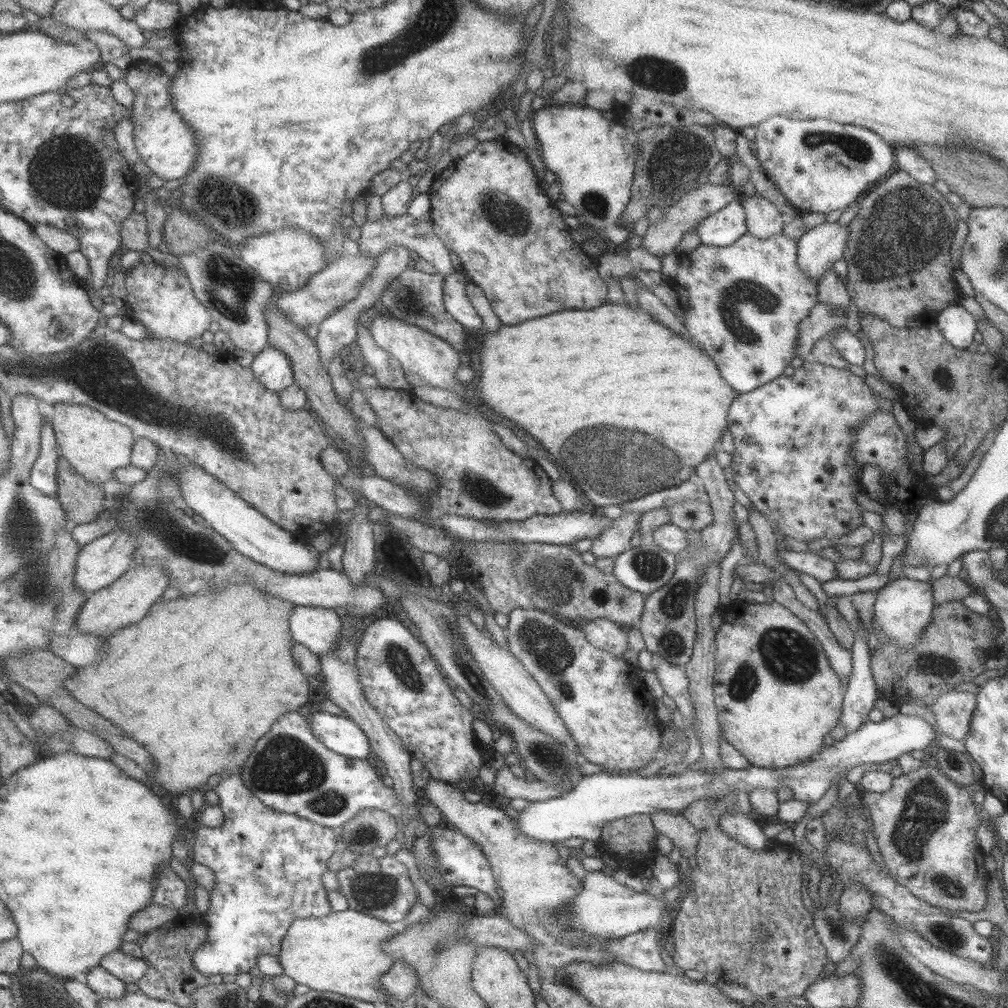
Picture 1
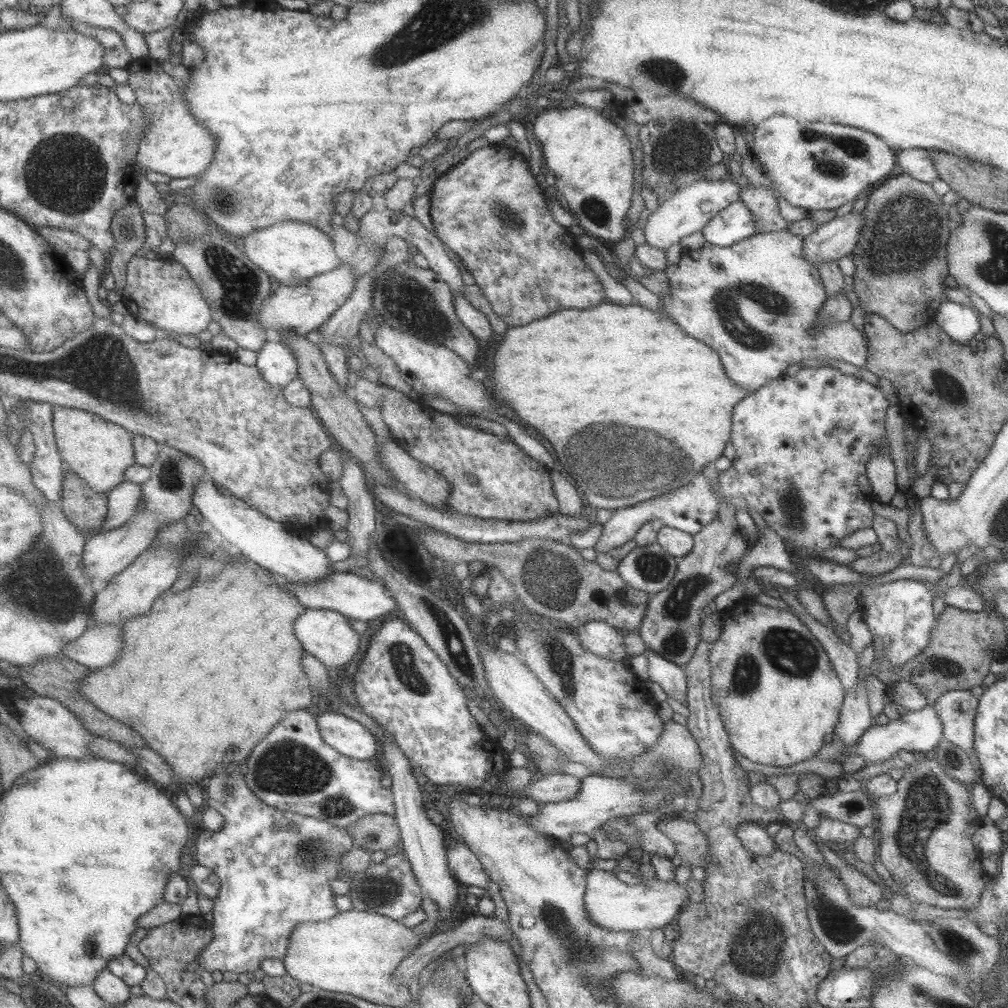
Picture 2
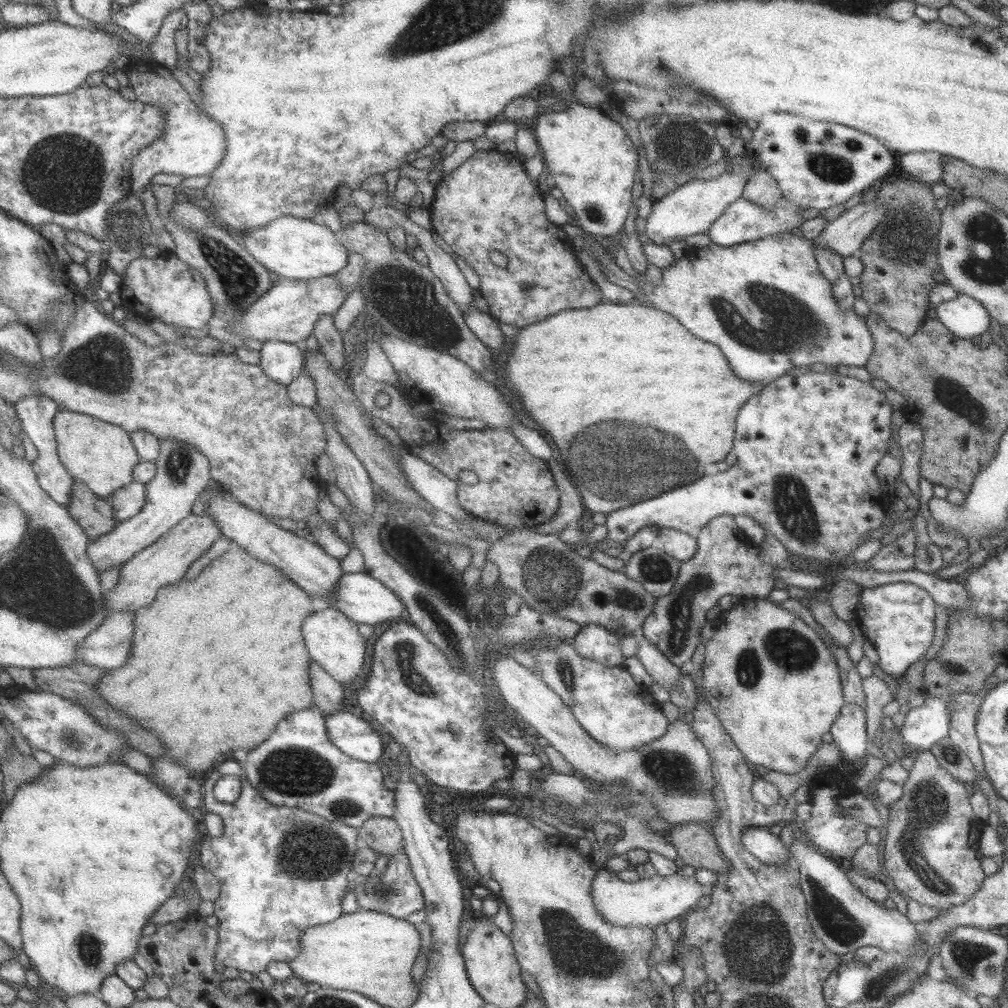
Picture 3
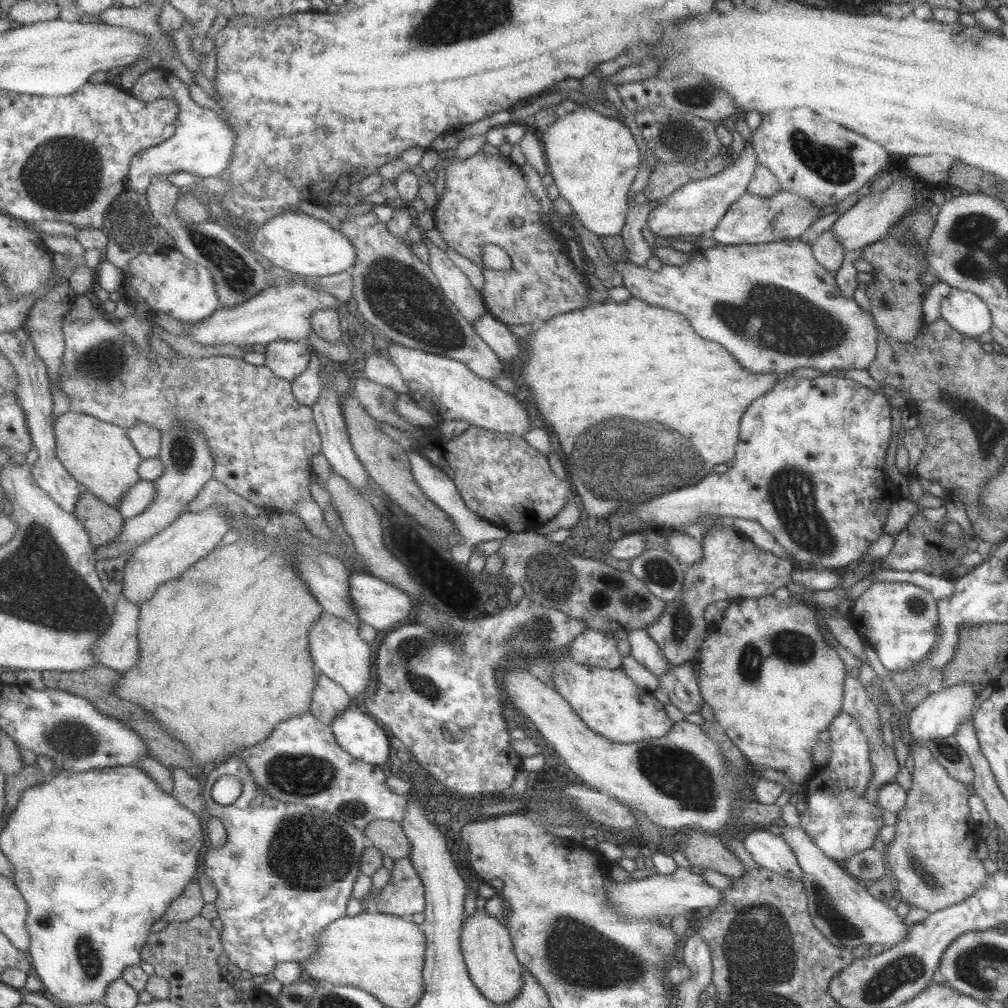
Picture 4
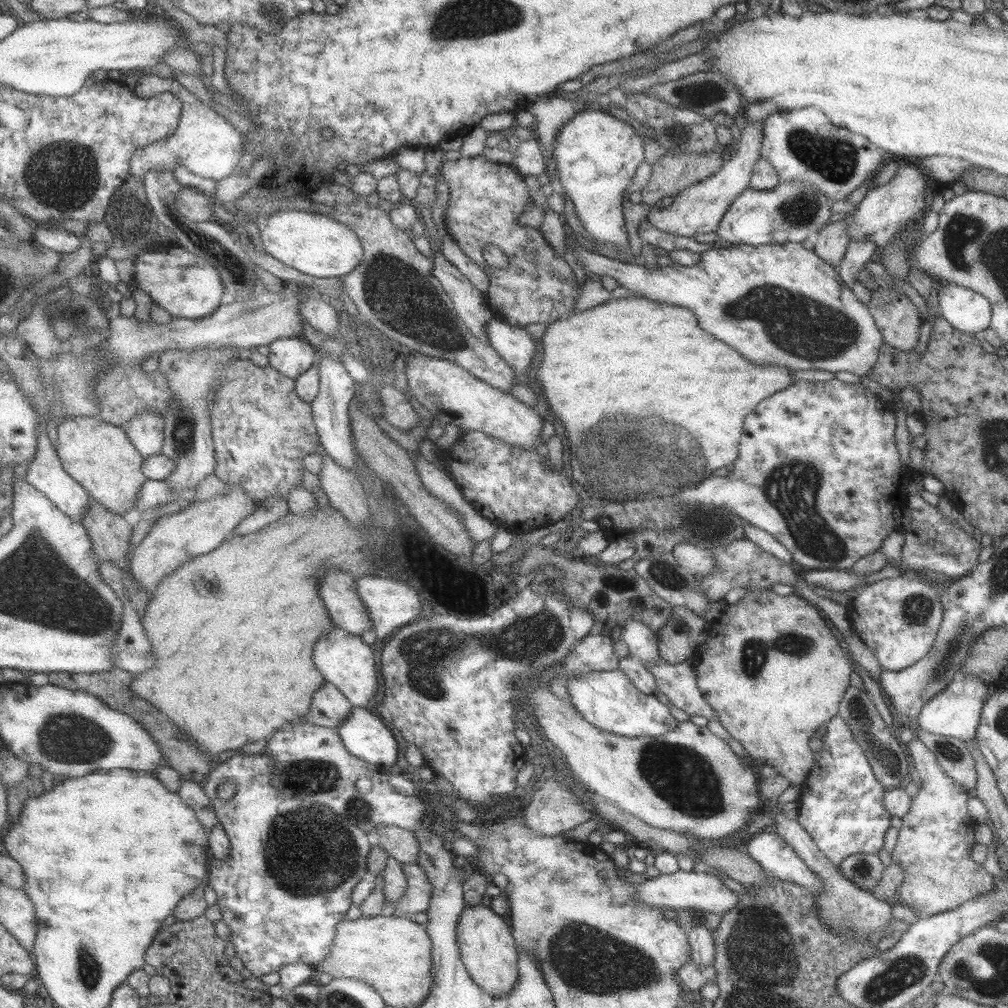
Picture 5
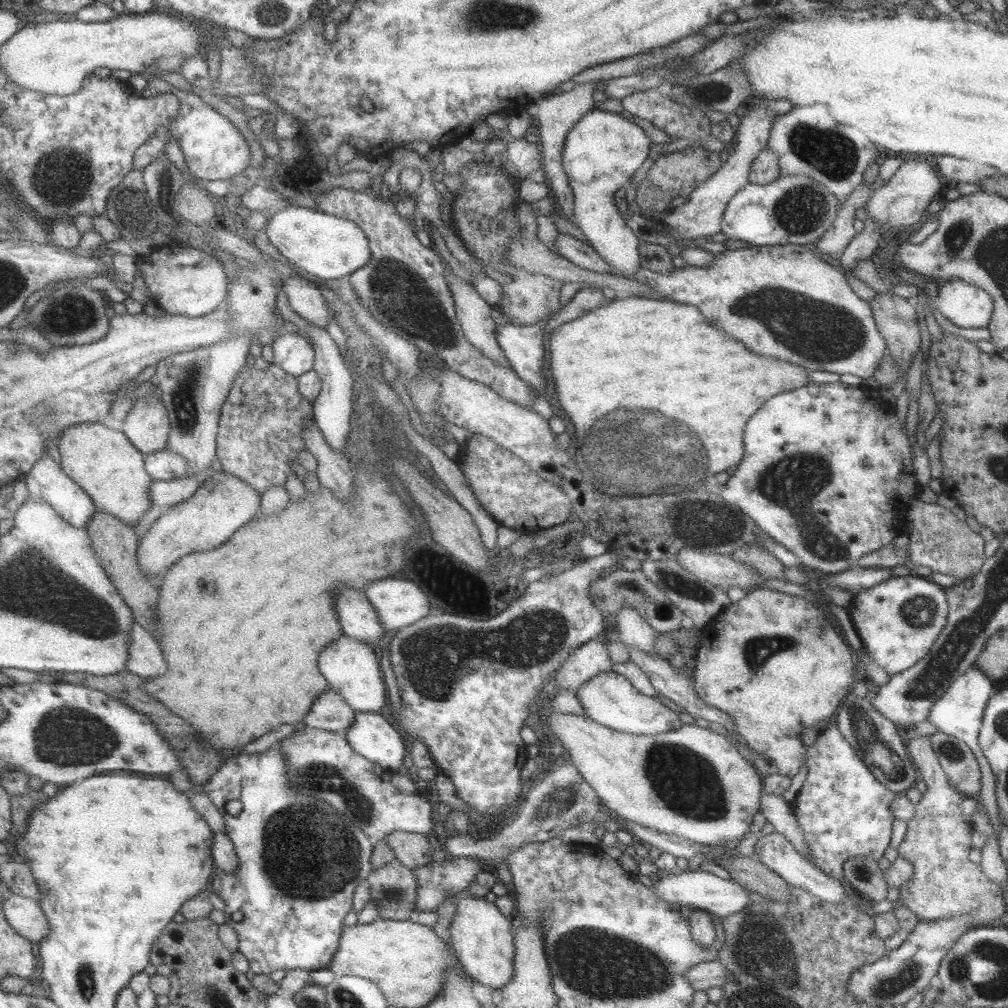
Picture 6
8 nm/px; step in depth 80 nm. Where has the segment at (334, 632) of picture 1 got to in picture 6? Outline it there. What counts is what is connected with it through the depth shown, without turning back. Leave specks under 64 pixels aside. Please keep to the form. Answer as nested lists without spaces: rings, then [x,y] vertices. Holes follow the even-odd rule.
[[[343,634],[339,640],[331,643],[323,652],[321,652],[319,668],[324,673],[325,678],[328,680],[331,689],[335,692],[339,692],[345,702],[349,706],[353,707],[359,712],[381,712],[381,708],[385,704],[389,703],[389,696],[387,700],[387,686],[385,686],[385,680],[383,680],[383,670],[381,670],[381,664],[379,664],[379,658],[375,656],[374,648],[369,646],[370,643],[360,642],[359,640],[353,640],[351,636]]]

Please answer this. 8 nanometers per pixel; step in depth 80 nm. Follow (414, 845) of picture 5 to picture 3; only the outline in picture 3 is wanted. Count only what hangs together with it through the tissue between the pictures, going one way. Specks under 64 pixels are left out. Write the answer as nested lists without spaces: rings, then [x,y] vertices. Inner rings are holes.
[[[373,817],[366,820],[358,831],[362,846],[390,856],[405,851],[404,832],[394,817]]]

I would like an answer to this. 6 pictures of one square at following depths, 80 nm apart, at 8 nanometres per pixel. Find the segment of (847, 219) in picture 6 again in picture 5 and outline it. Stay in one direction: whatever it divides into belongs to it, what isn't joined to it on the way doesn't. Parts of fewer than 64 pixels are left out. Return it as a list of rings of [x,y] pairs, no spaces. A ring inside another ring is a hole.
[[[845,218],[821,227],[817,236],[812,251],[823,262],[836,269],[850,243],[850,238],[846,234]]]

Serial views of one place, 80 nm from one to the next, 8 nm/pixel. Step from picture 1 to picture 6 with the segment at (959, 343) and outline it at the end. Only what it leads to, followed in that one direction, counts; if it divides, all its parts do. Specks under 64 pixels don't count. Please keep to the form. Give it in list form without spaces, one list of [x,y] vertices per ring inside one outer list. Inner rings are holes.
[[[959,280],[939,283],[938,295],[927,298],[925,313],[930,313],[931,306],[957,328],[986,328],[992,313],[991,297]]]

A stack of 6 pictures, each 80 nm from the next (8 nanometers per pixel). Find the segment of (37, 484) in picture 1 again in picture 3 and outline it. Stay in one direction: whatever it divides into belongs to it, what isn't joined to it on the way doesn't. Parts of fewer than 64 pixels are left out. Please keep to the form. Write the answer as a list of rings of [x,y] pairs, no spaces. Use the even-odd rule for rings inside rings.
[[[28,396],[14,407],[21,420],[24,432],[38,450],[38,457],[33,461],[32,465],[37,473],[40,485],[53,497],[53,500],[68,508],[70,492],[74,487],[75,477],[67,470],[58,453],[58,440],[56,439],[54,420],[56,414],[60,411],[59,404],[52,398]]]

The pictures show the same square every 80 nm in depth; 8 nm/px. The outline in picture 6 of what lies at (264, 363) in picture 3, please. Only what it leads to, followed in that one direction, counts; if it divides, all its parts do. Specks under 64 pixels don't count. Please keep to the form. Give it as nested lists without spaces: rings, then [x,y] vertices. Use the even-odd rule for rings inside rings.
[[[287,330],[278,335],[272,346],[274,363],[283,367],[285,372],[300,377],[314,368],[315,350],[307,335]]]

